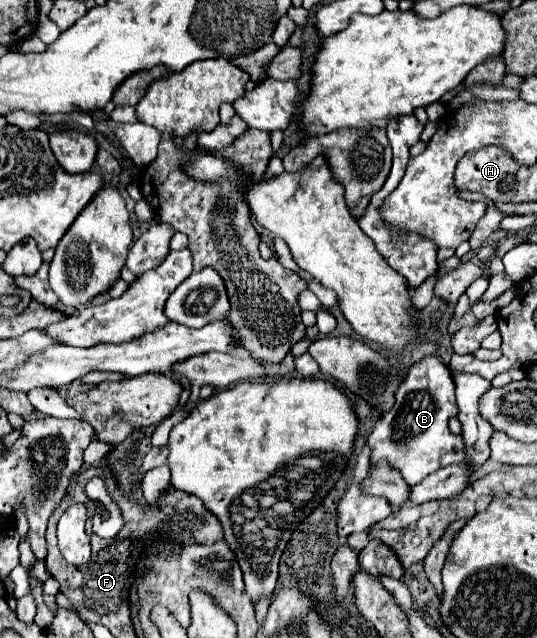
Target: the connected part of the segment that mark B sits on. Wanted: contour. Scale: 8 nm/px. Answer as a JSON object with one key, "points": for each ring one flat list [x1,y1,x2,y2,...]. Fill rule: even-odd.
{"points":[[425,356,423,360,413,364,407,380,395,394,395,406,387,414,383,414,369,436,369,444,373,448,371,462,375,464,377,460,387,460,411,486,443,466,463,462,463,438,451,434,447,426,449,418,457,416,453,388,455,384,451,372,441,358]]}

